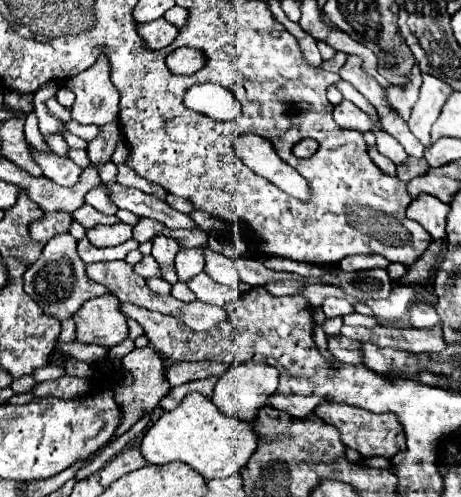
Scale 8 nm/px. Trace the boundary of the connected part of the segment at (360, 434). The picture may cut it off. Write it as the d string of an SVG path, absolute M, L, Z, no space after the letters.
M337 402L319 404L313 410L313 414L317 418L325 420L327 424L337 426L341 432L343 444L347 448L357 450L363 458L371 458L371 456L391 458L393 454L405 450L405 434L403 434L399 420L393 414L373 414L369 410L361 410L361 408L353 408L353 406L345 406L345 404L337 404Z

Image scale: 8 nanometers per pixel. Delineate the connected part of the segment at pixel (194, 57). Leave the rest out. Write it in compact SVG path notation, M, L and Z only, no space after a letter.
M179 48L167 56L167 68L175 74L195 74L205 66L205 54L197 48Z

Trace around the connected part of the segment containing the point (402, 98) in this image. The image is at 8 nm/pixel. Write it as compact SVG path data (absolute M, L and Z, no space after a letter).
M415 66L411 72L411 86L399 88L399 86L389 86L385 88L385 96L389 96L389 104L393 104L393 110L405 120L409 122L409 112L413 108L413 104L417 102L417 94L419 94L419 86L421 86L421 72Z

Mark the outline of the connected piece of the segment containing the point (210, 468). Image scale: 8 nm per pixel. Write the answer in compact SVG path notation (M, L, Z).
M189 394L173 412L165 412L149 428L141 442L141 454L149 464L167 464L173 460L185 462L205 480L213 480L233 476L245 468L257 450L257 440L259 436L253 424L245 424L221 414L217 406L201 394Z

